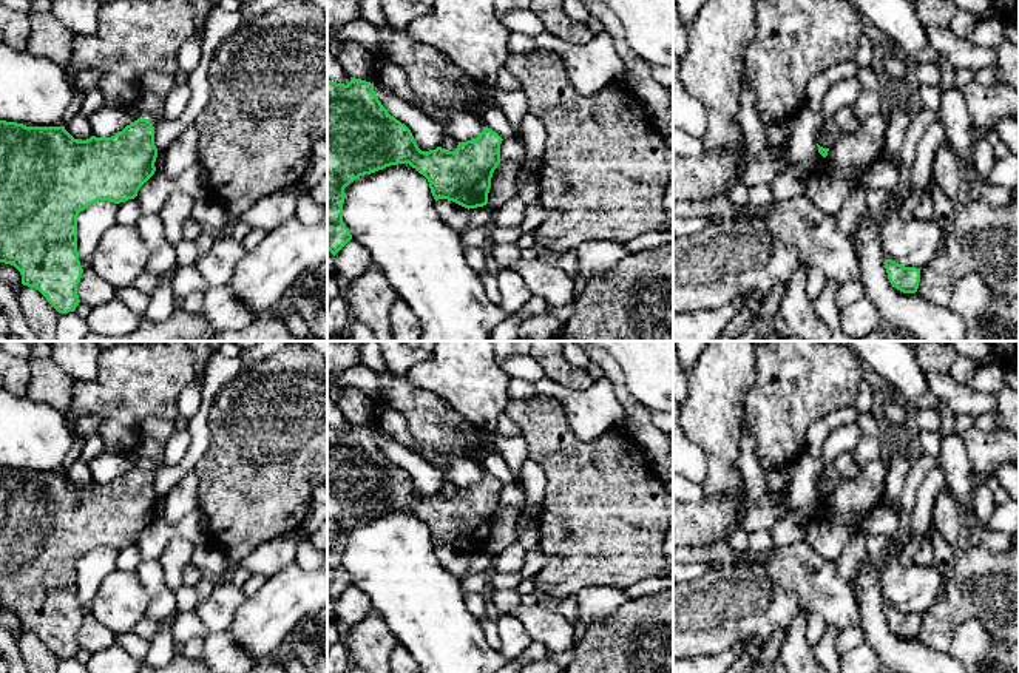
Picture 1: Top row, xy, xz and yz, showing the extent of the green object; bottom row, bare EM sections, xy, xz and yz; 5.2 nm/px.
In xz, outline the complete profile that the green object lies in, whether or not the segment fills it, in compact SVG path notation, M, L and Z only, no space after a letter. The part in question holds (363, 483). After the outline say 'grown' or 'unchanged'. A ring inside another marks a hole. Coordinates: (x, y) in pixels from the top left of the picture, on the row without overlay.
M350 423L347 431L327 424L327 596L335 602L352 580L343 568L344 534L360 522L391 511L409 509L428 528L435 546L448 545L465 554L488 550L491 523L500 509L502 483L483 472L471 486L459 488L454 497L442 492L421 497L411 475L388 458L374 437L374 429Z; unchanged

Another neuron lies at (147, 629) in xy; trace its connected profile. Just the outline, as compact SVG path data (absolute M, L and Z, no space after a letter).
M176 611L159 621L144 619L134 625L133 631L147 641L151 641L161 631L161 628L174 617L178 617Z

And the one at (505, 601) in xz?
M494 590L493 602L500 613L511 613L514 608L522 605L520 594L517 590Z

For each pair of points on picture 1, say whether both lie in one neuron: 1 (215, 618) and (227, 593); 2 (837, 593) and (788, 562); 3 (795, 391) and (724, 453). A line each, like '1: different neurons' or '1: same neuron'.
1: same neuron
2: same neuron
3: different neurons

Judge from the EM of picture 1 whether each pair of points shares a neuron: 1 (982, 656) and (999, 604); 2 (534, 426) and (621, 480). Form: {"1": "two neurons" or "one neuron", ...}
{"1": "two neurons", "2": "one neuron"}

